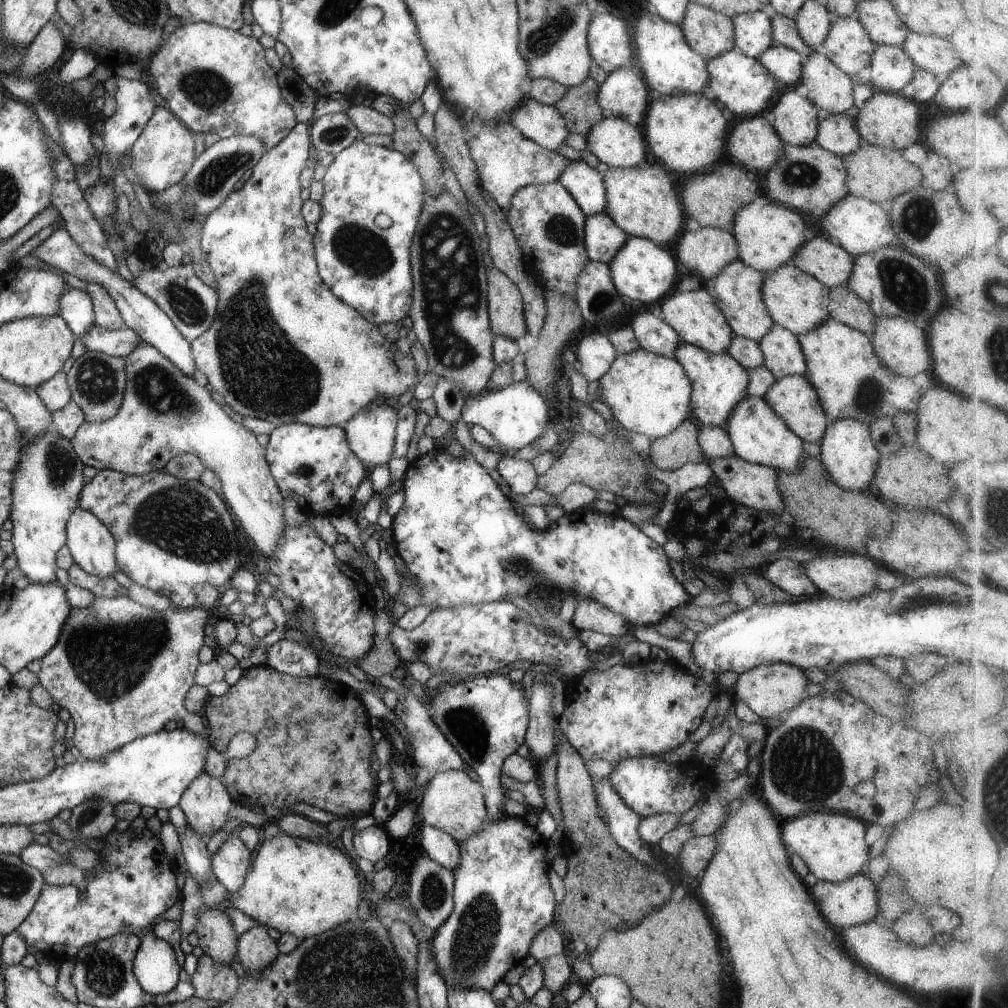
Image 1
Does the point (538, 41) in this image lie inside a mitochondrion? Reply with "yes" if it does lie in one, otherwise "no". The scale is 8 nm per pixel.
yes

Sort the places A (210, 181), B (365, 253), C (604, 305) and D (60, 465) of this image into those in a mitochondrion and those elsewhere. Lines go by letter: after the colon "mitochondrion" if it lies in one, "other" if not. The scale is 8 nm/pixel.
A: mitochondrion
B: mitochondrion
C: mitochondrion
D: mitochondrion

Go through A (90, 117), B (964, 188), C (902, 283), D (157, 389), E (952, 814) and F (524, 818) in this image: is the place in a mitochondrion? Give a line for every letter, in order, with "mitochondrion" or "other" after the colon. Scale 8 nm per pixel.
A: other
B: other
C: mitochondrion
D: mitochondrion
E: other
F: other

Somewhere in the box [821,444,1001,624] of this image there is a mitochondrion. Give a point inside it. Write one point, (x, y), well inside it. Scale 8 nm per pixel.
(914, 604)

